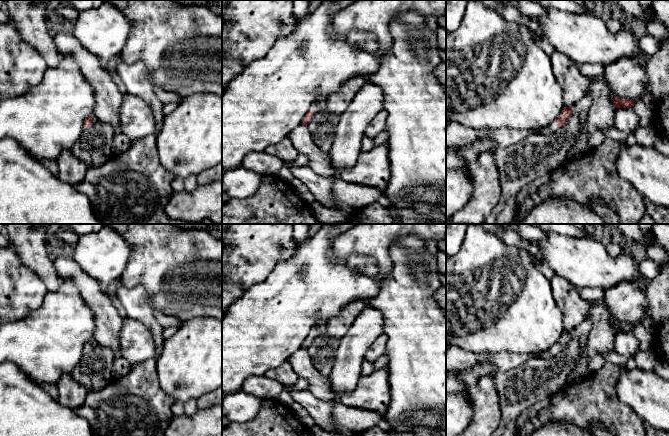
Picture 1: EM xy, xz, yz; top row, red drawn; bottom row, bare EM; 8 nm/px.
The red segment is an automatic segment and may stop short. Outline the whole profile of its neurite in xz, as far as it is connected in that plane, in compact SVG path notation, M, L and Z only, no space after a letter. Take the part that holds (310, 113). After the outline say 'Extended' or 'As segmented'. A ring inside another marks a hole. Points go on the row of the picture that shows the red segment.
M326 97L319 98L318 101L313 106L310 107L310 110L304 116L301 124L307 126L308 122L312 119L317 109L320 106L324 105L325 102L326 102Z. Extended

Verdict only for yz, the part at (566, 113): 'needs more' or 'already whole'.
needs more

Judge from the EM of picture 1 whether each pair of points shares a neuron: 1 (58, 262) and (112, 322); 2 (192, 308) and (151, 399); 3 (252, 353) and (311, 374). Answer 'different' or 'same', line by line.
1: same
2: different
3: different

